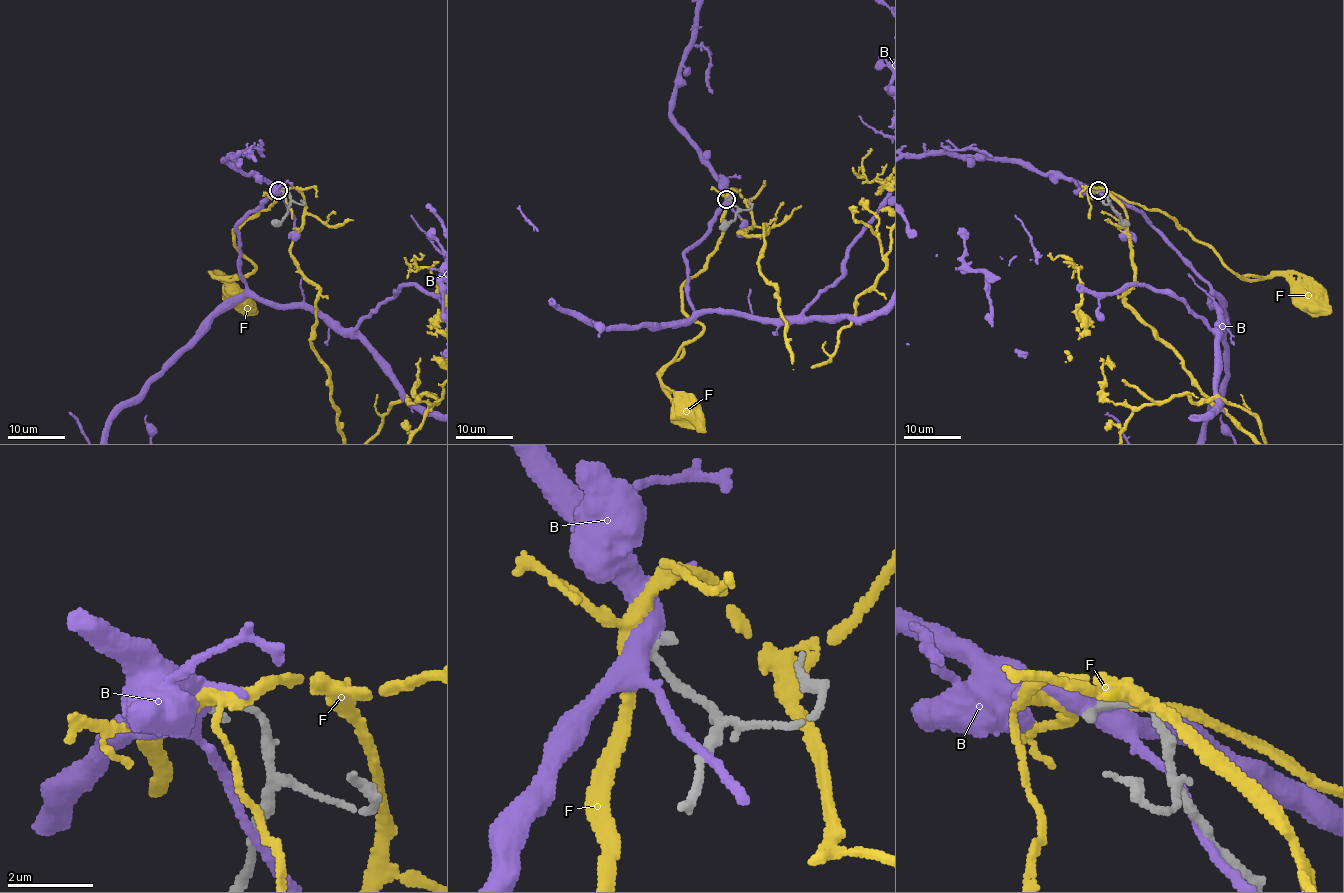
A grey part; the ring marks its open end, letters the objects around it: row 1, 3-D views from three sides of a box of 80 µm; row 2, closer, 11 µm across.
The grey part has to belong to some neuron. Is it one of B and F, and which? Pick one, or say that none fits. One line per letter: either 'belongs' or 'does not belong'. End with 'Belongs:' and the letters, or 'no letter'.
B: does not belong
F: does not belong
Belongs: no letter

